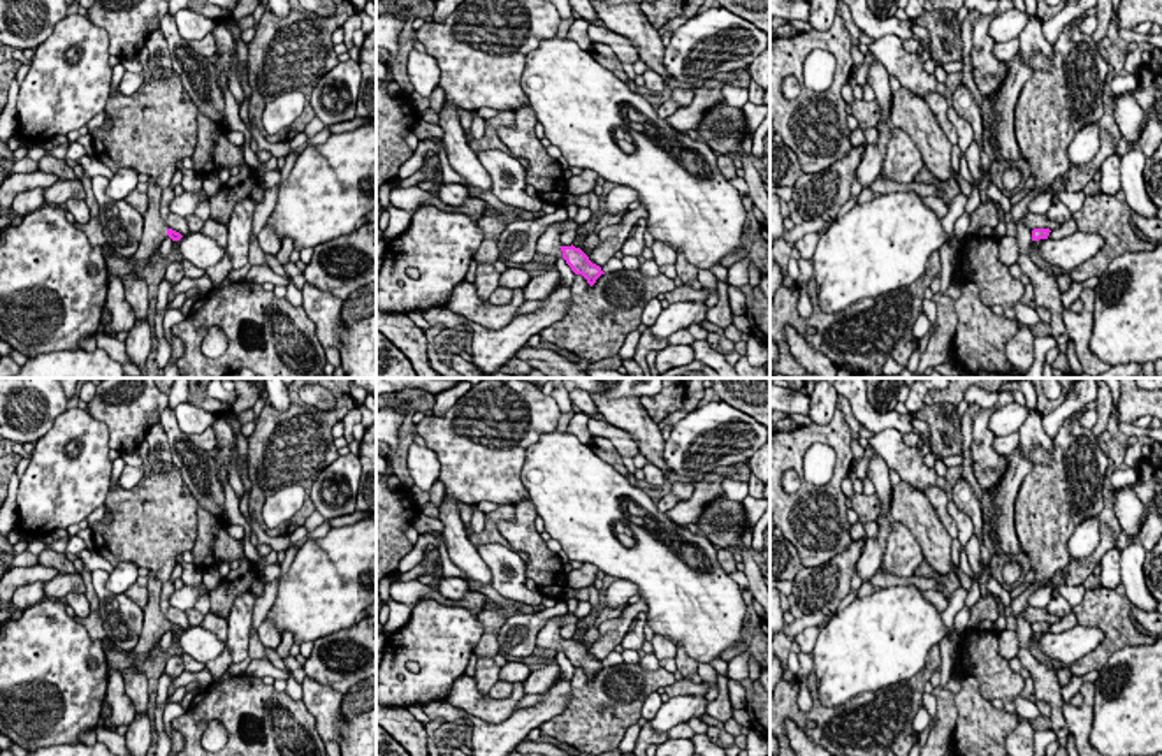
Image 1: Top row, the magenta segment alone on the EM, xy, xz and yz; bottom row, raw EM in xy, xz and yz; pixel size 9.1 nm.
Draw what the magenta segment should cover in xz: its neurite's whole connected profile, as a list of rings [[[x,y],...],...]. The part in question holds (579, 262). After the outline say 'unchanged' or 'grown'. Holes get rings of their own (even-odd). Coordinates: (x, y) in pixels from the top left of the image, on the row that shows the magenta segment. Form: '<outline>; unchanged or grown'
[[[563,222],[548,225],[538,237],[536,253],[563,257],[575,274],[582,274],[592,287],[596,280],[605,274],[599,265],[592,264],[589,257],[580,250],[571,246],[563,246],[559,237],[563,234]]]; grown

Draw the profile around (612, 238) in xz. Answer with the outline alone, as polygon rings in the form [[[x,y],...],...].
[[[638,206],[633,211],[628,211],[624,218],[617,225],[608,225],[598,232],[599,236],[599,246],[592,250],[589,255],[589,260],[596,265],[605,265],[612,260],[612,257],[621,251],[624,241],[628,239],[633,225],[640,220],[647,218],[645,206]]]

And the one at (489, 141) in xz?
[[[503,111],[501,114],[485,120],[485,134],[482,139],[473,139],[468,144],[475,153],[485,151],[485,149],[501,149],[506,155],[517,158],[524,169],[529,169],[529,162],[526,158],[515,156],[497,137],[499,127],[510,127],[515,125],[515,116],[512,111]]]

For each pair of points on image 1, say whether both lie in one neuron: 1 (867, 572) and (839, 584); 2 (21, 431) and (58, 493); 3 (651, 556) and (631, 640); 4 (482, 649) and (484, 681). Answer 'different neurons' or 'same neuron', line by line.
1: different neurons
2: different neurons
3: different neurons
4: different neurons

